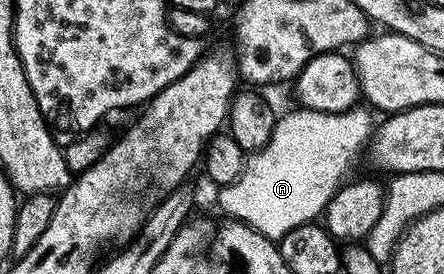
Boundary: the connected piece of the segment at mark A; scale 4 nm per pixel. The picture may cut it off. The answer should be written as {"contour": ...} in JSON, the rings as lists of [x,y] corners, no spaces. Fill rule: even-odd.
{"contour":[[[296,108],[281,115],[267,144],[243,161],[241,174],[232,185],[219,189],[218,202],[226,216],[275,240],[319,217],[372,133],[372,121],[358,109],[321,113]]]}

